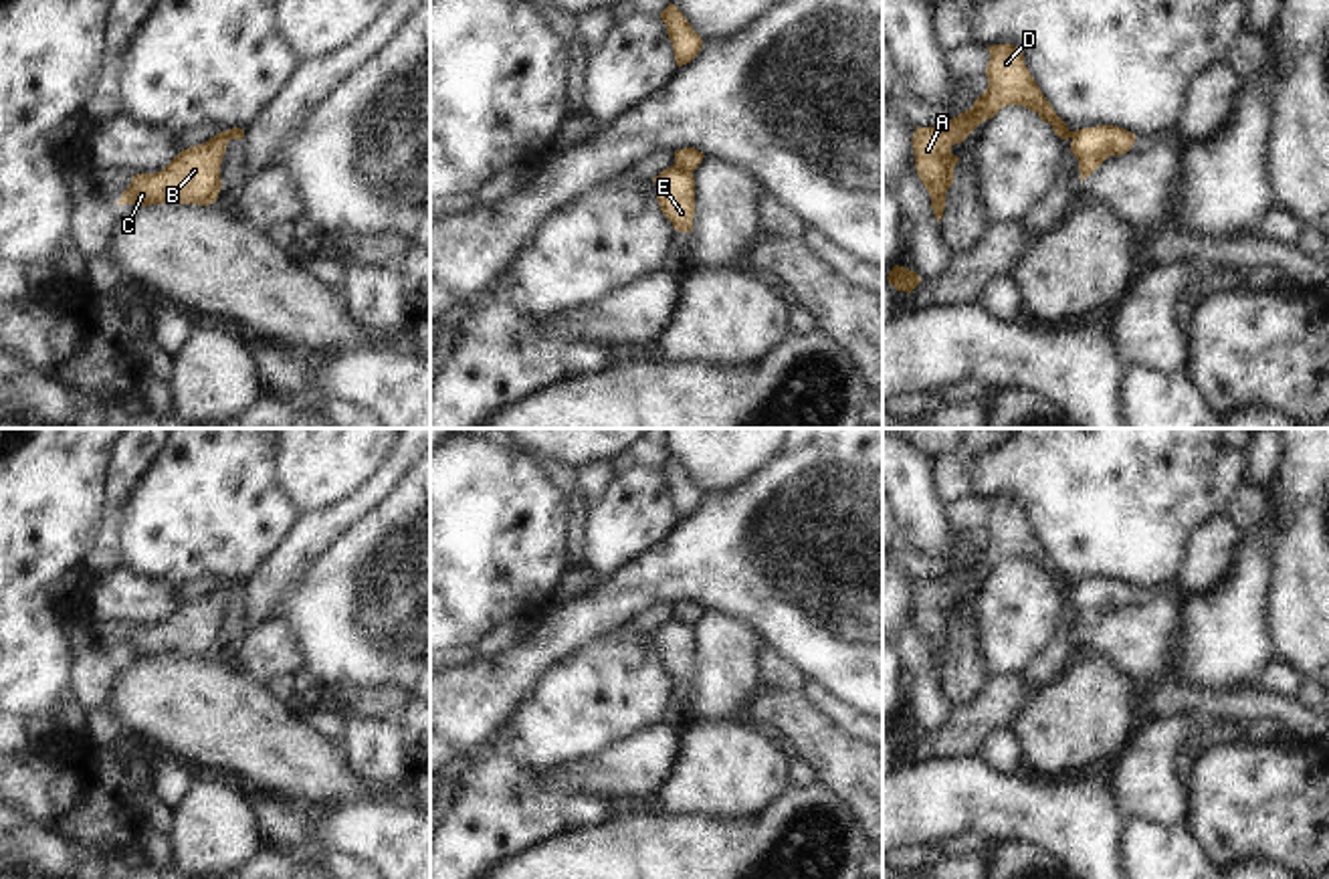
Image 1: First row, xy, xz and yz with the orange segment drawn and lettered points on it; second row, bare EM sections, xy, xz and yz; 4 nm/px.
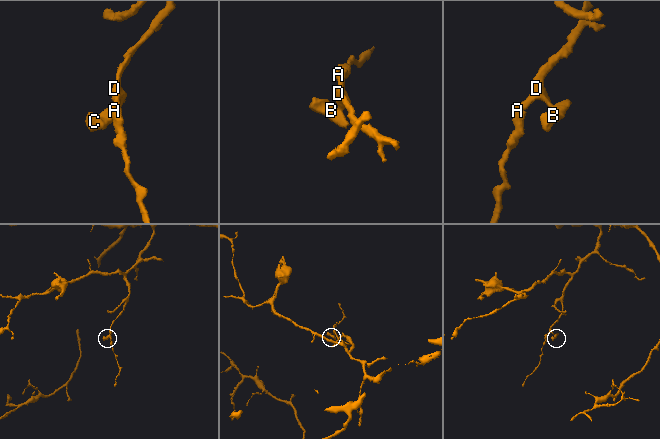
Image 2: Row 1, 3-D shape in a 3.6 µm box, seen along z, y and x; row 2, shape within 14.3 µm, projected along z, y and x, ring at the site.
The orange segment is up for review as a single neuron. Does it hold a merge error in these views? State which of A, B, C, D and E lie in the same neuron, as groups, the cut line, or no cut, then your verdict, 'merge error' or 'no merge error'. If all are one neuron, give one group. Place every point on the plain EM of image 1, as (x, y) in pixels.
groups A D / B C E; cut xz (675, 617), (691, 627); merge error

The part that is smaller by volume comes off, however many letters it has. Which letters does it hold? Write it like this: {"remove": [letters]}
{"remove": ["B", "C", "E"]}

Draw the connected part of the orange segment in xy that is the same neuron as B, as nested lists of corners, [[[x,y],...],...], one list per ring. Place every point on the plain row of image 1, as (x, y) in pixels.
[[[220,584],[206,596],[182,602],[164,622],[135,626],[117,657],[151,659],[180,655],[208,659],[216,655],[222,641],[220,616],[226,598],[226,584]]]

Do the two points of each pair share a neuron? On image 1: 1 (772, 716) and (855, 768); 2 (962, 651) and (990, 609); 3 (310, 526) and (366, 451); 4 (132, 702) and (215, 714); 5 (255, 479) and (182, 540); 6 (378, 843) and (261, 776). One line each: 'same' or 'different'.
1: same
2: different
3: different
4: same
5: same
6: different

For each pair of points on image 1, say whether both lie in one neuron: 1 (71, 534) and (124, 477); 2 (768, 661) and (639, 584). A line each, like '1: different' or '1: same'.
1: different
2: different

